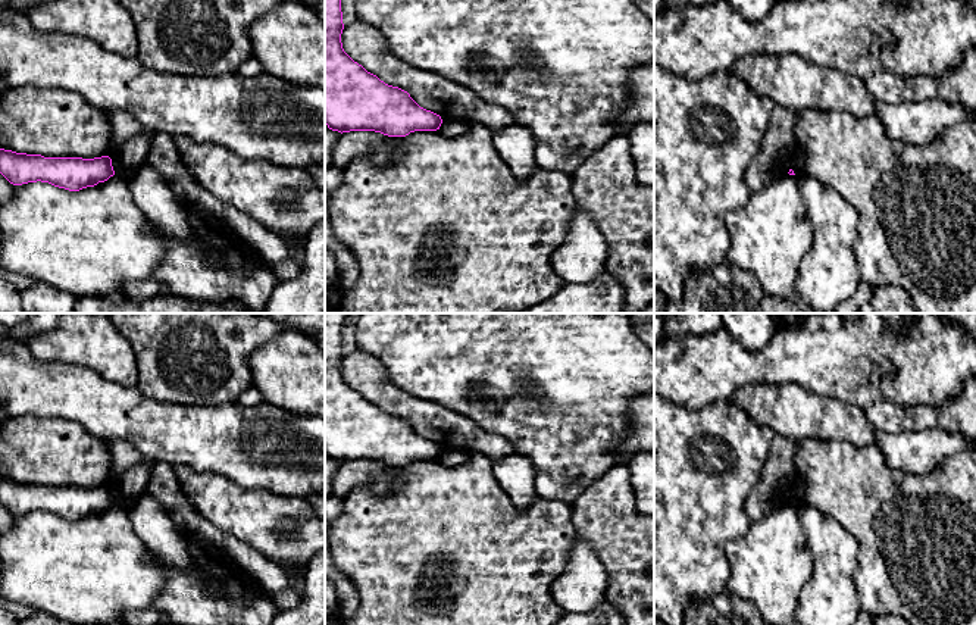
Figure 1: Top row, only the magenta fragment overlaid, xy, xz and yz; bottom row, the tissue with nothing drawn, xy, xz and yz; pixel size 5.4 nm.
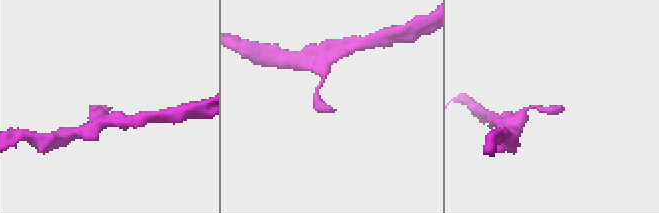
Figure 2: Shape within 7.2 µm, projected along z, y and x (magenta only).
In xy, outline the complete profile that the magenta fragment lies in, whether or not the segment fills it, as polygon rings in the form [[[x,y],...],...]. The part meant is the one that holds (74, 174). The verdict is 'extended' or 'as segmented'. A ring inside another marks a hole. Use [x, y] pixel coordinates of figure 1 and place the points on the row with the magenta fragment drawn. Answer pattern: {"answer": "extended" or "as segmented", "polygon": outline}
{"answer": "as segmented", "polygon": [[[0,149],[0,174],[13,185],[49,182],[69,191],[79,191],[115,175],[109,156],[44,157]]]}

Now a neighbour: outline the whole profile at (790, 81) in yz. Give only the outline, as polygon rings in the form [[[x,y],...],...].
[[[748,54],[731,71],[757,96],[786,110],[845,112],[854,118],[875,115],[876,100],[864,79],[797,54]]]

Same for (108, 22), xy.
[[[49,0],[28,18],[40,32],[81,35],[125,59],[138,54],[135,24],[118,0]]]

